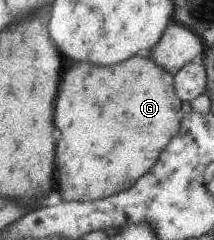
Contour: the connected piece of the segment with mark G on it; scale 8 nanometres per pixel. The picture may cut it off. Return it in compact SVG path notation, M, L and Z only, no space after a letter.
M134 55L110 67L74 63L60 77L54 105L54 127L60 131L54 149L54 177L60 199L94 201L128 189L154 165L164 146L176 135L183 114L173 86L173 75L148 57Z

